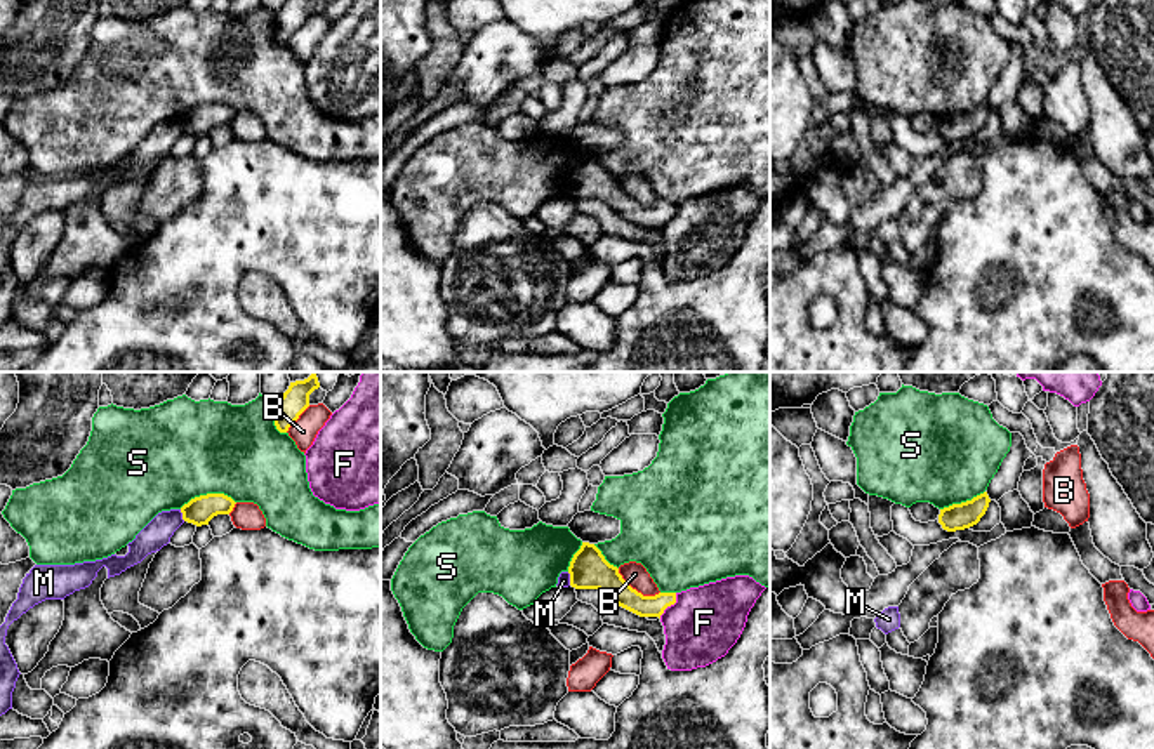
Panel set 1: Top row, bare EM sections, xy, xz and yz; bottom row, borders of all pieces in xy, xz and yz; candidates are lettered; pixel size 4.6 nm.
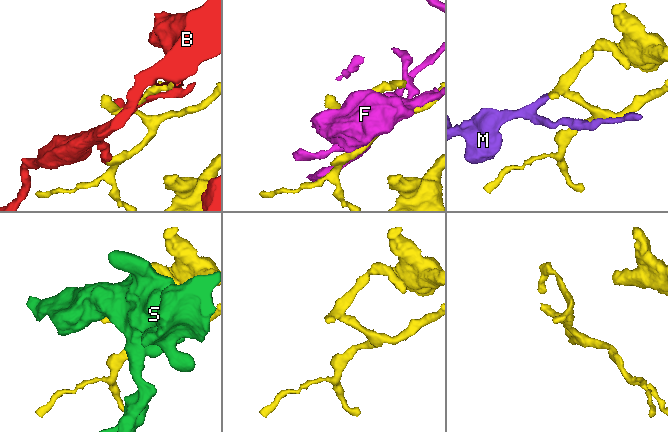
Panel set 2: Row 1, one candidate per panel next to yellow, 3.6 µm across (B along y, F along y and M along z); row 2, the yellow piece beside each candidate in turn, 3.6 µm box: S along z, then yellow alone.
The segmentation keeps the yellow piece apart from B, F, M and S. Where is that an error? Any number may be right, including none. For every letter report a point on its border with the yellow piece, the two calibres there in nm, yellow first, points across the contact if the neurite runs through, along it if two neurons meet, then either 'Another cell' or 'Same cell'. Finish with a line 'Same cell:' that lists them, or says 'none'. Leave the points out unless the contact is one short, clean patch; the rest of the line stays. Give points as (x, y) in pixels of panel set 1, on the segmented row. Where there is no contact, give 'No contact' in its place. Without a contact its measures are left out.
B: Touches yellow at xz (635, 589). Thickness 180 nm (yellow) against 110 nm. Another cell
F: Touches yellow at xz (669, 605). Thickness 100 nm (yellow) against 340 nm. Another cell
M: Touches yellow at xy (183, 515). Thickness 130 nm (yellow) against 130 nm. Boundary: xy (179, 510), (185, 520). Another cell
S: Touches yellow at xy (207, 494). Thickness 130 nm (yellow) against 460 nm. Another cell
Same cell: none

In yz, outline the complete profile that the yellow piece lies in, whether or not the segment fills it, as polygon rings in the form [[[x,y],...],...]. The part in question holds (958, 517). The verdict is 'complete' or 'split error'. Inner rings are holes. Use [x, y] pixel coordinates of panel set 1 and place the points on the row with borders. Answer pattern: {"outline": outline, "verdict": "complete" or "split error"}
{"outline": [[[987,492],[973,497],[972,500],[952,504],[949,507],[940,509],[938,523],[947,532],[965,530],[980,521],[989,507]]], "verdict": "complete"}

